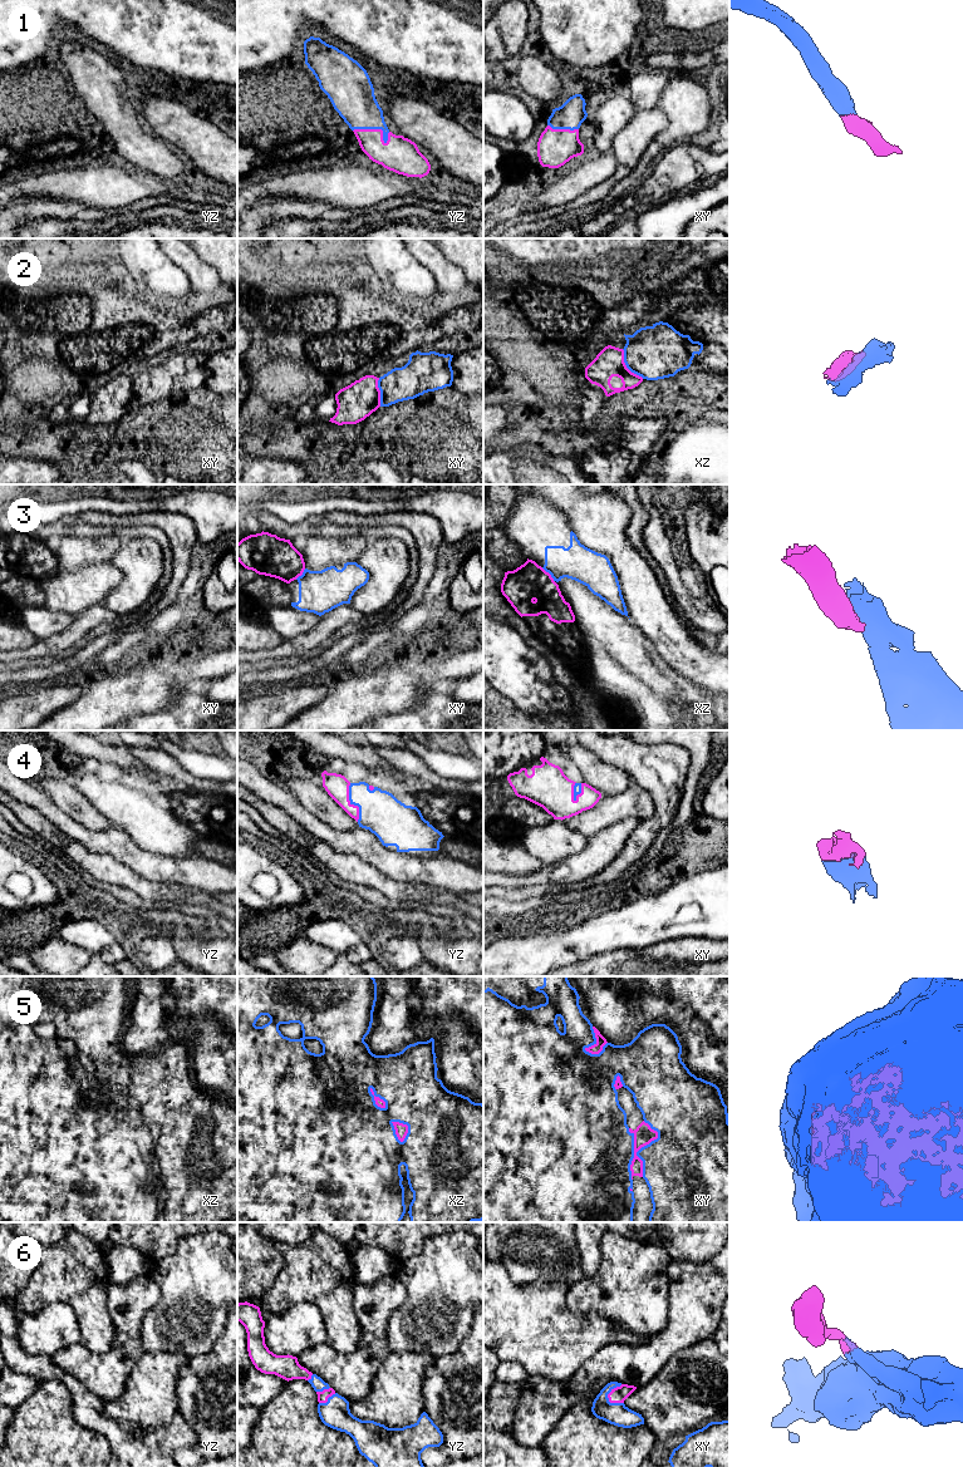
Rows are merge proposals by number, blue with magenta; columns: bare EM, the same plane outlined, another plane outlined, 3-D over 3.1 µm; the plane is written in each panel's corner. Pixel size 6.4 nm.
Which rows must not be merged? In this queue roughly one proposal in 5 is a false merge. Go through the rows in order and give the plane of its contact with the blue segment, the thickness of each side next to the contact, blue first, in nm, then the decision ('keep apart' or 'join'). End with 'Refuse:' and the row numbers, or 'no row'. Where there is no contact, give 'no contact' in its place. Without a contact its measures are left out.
1: meets blue in yz; 280 nm thick on the blue side, 220 nm on the other; join
2: meets blue in xz; 340 nm thick on the blue side, 180 nm on the other; keep apart
3: meets blue in xz; 220 nm thick on the blue side, 240 nm on the other; keep apart
4: meets blue in yz; 280 nm thick on the blue side, 150 nm on the other; join
5: meets blue in xy; 440 nm thick on the blue side, 120 nm on the other; join
6: meets blue in xy; 140 nm thick on the blue side, 100 nm on the other; join
Refuse: 2, 3

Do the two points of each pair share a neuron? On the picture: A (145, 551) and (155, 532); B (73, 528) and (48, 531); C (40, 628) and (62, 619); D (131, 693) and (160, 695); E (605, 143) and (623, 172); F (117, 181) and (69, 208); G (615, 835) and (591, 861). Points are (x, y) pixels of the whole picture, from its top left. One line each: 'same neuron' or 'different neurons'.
A: different neurons
B: same neuron
C: same neuron
D: same neuron
E: different neurons
F: different neurons
G: same neuron

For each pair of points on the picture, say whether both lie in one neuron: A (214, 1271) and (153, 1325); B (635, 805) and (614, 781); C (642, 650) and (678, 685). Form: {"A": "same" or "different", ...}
{"A": "same", "B": "different", "C": "same"}

